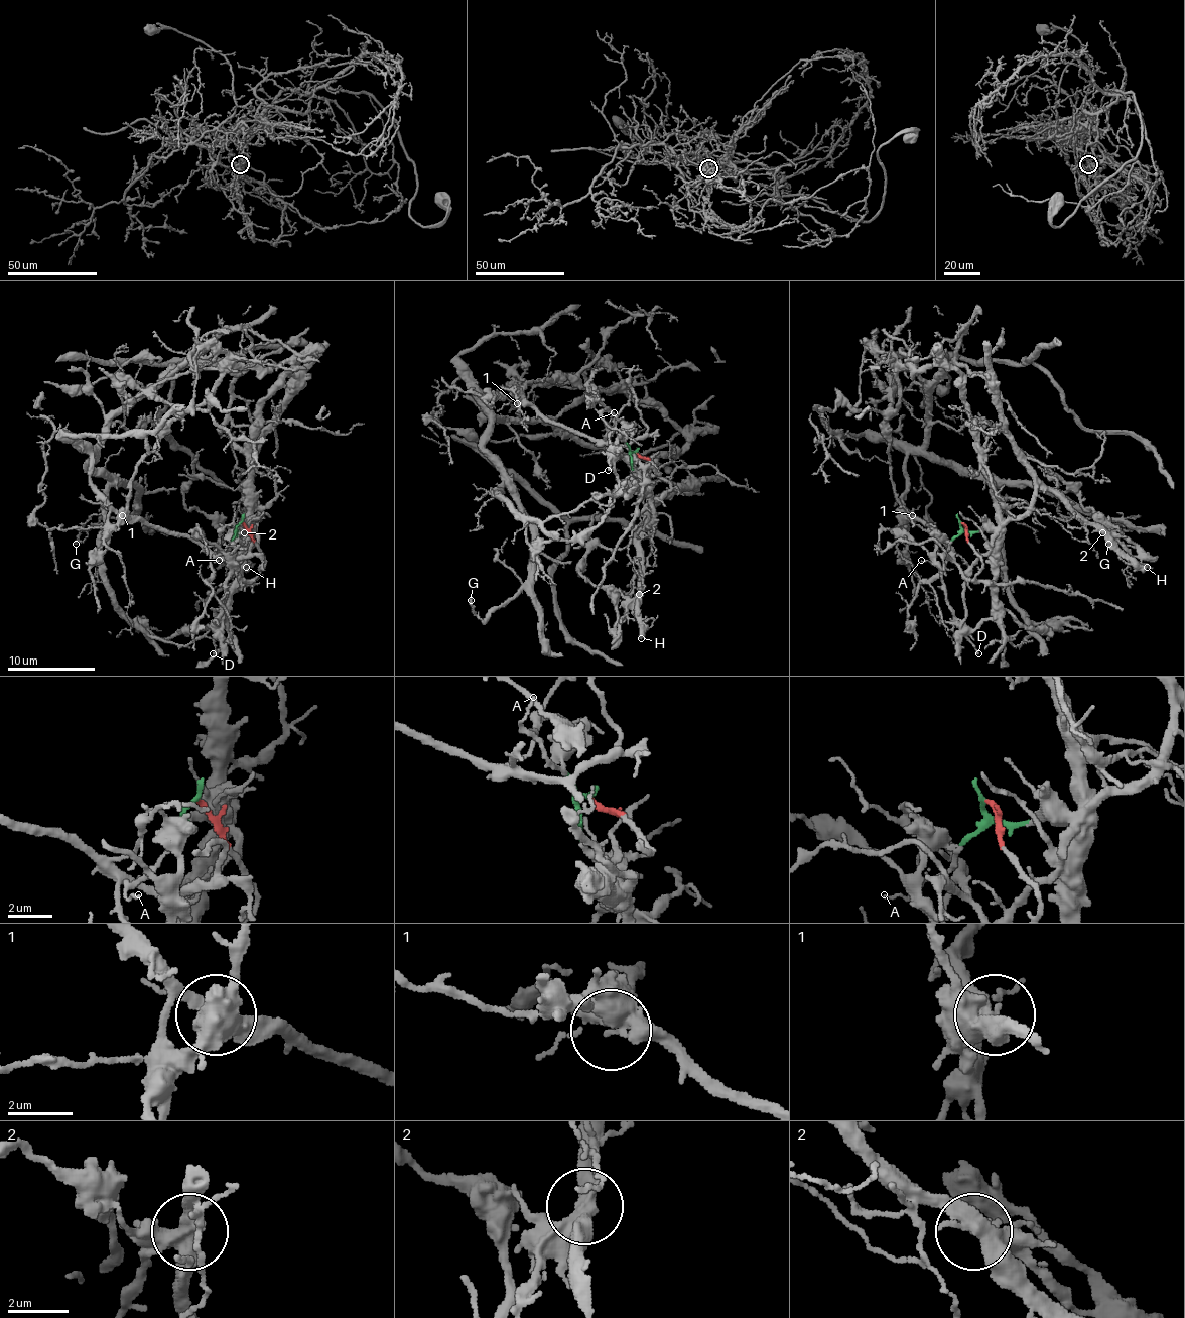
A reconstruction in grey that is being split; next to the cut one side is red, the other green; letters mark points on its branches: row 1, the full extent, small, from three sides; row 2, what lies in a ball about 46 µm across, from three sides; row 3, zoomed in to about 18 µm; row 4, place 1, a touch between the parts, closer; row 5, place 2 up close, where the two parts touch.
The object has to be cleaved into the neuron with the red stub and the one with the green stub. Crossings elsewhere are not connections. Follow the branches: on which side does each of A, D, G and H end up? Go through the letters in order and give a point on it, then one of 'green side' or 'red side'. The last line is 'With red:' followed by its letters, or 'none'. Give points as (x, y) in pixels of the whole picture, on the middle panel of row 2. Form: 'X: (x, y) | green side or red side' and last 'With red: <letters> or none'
A: (614, 412) | green side
D: (608, 470) | green side
G: (471, 600) | red side
H: (641, 638) | green side
With red: G

